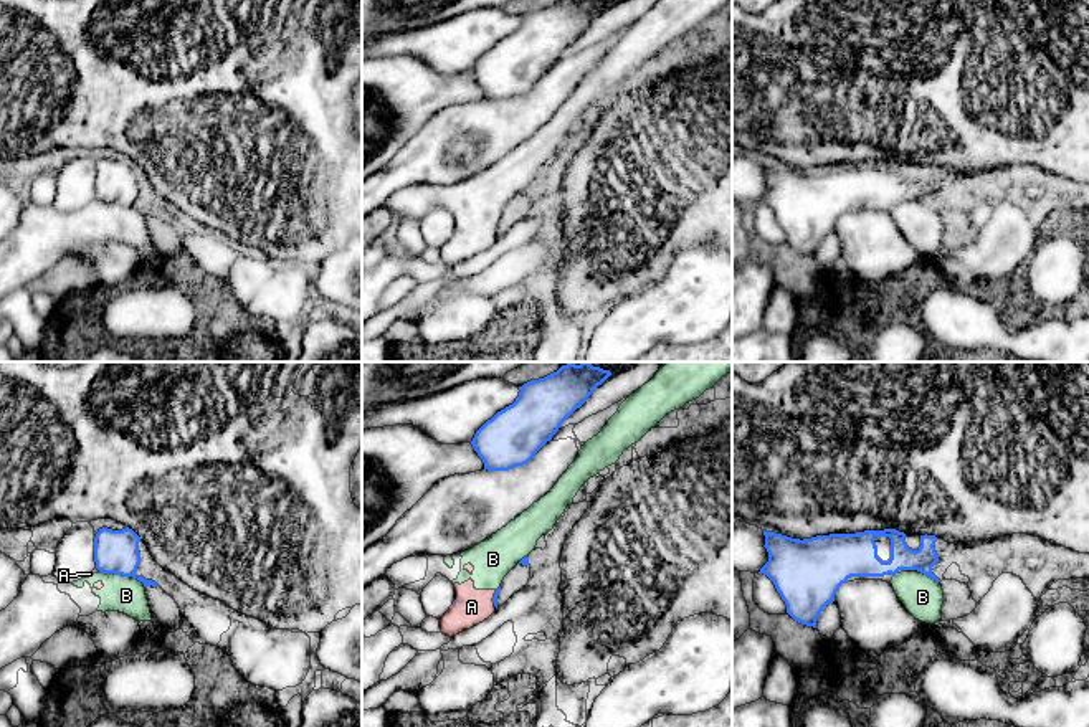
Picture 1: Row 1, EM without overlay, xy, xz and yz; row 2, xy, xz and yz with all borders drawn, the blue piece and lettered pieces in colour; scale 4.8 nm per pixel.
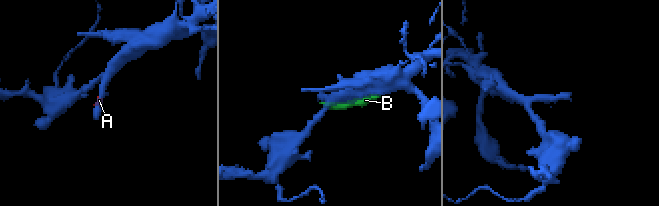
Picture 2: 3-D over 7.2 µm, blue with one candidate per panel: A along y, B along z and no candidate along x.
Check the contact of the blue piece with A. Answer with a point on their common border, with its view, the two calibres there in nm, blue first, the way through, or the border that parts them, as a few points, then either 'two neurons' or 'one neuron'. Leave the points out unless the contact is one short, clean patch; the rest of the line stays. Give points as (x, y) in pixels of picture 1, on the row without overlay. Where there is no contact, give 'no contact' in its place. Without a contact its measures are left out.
meets blue in xz at (493, 228); 20 nm thick on the blue side, 170 nm on the other; border along xz (496, 220), (494, 237); two neurons

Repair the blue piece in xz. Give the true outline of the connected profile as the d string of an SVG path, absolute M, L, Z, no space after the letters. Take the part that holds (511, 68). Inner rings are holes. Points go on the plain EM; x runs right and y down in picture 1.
M557 0L519 17L516 31L487 50L471 71L484 99L527 94L610 5L610 0Z

